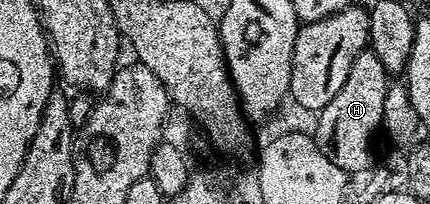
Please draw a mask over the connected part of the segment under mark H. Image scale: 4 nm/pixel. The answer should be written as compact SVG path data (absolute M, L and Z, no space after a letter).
M369 48L360 52L357 60L349 67L349 76L345 76L345 84L341 84L341 92L325 104L325 108L318 111L313 137L319 143L320 149L327 154L329 160L341 168L348 176L355 176L373 166L376 161L375 154L371 151L371 145L375 142L375 133L380 133L383 124L383 109L385 108L385 92L389 85L389 75L385 64L377 60L377 52Z

